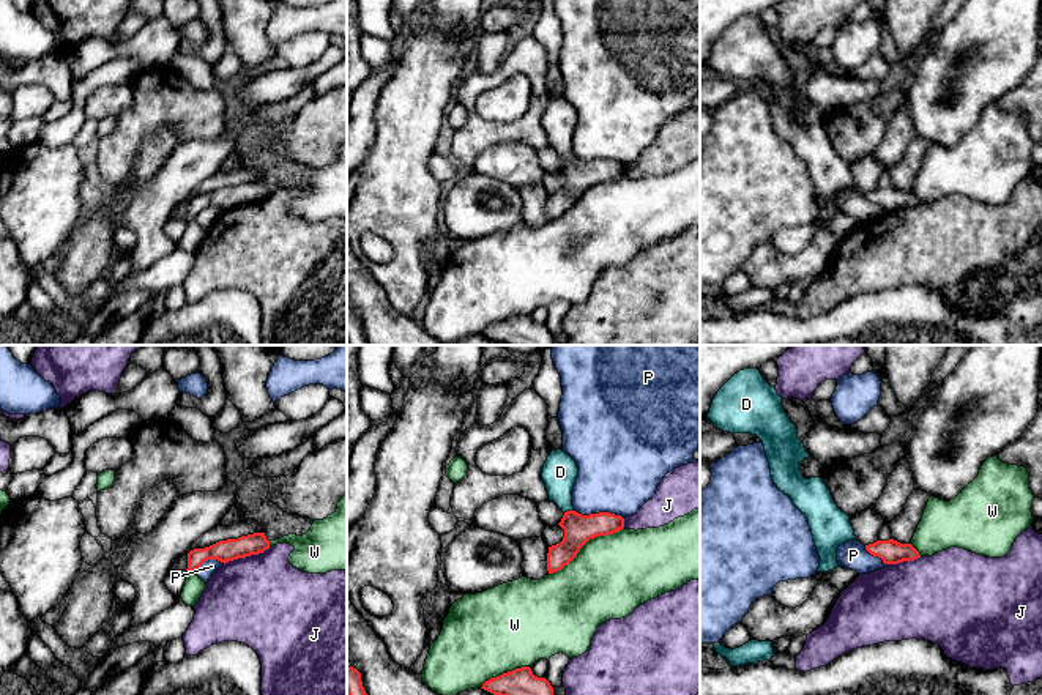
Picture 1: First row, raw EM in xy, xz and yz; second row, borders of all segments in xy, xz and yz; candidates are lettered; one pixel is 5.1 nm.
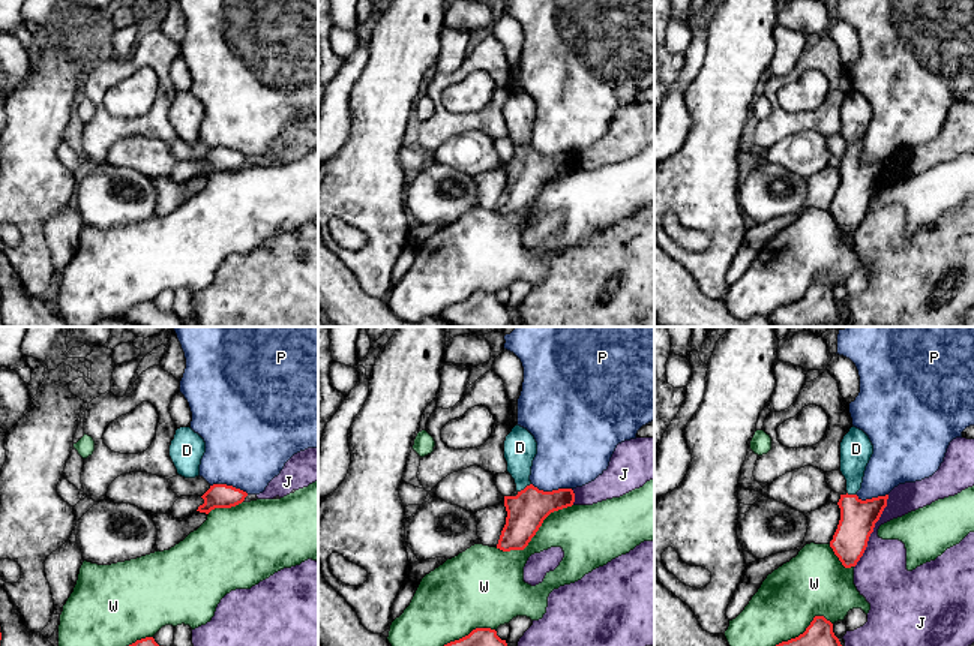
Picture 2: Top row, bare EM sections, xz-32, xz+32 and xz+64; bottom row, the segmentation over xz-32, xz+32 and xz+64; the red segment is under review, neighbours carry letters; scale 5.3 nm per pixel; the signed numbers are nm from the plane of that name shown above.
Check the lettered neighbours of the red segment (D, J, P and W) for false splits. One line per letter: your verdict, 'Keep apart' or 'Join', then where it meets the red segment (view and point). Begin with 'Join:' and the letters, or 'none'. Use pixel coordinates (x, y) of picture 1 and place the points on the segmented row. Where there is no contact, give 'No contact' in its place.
Join: D
D: Join. Touches red at xz (568, 511)
J: Keep apart. Touches red at xy (246, 555)
P: Keep apart. Touches red at xz (599, 512)
W: Keep apart. Touches red at xz (585, 542)

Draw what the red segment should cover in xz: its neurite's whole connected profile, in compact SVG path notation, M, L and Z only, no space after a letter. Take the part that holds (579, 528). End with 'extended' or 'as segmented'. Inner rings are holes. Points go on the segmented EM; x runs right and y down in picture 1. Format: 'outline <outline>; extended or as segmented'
outline M563 449L552 451L542 468L542 481L553 501L563 512L558 523L564 530L560 544L549 547L549 574L561 570L580 552L580 548L597 536L608 536L624 528L624 518L610 512L582 515L574 511L572 490L579 476L575 460Z; extended

